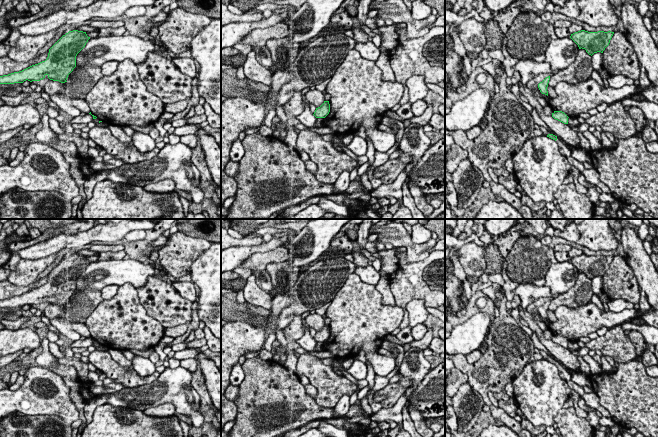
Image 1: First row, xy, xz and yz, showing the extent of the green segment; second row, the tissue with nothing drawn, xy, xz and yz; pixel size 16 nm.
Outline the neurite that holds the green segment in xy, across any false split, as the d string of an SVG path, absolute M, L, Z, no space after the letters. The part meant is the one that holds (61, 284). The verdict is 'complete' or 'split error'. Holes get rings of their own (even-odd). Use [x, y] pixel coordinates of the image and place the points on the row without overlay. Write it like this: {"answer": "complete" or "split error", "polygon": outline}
{"answer": "complete", "polygon": "M73 254L63 259L50 273L45 285L22 295L0 300L0 308L40 305L47 299L50 304L67 306L68 299L76 291L76 280L90 261L86 256Z"}

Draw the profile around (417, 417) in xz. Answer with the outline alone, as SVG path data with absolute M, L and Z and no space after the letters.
M414 405L409 407L410 417L415 425L416 431L422 437L433 437L434 432L426 425L424 422L424 416L421 411L419 411Z

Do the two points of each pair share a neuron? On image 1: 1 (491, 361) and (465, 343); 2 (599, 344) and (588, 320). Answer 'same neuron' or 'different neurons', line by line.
1: different neurons
2: different neurons

